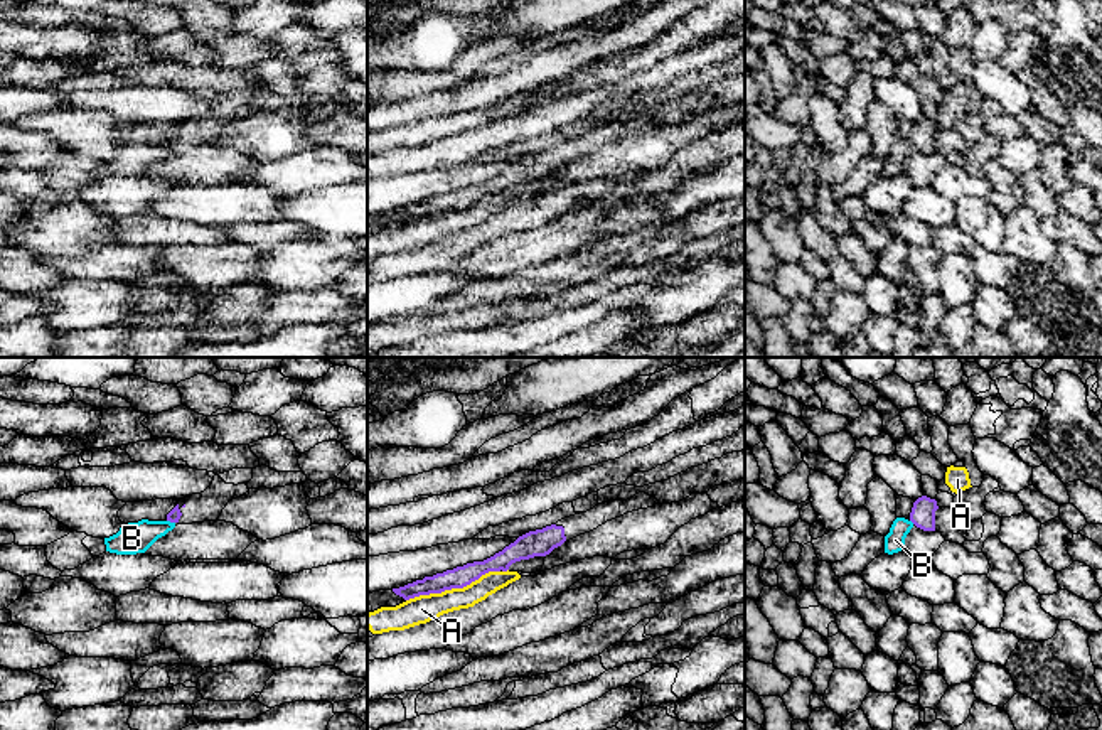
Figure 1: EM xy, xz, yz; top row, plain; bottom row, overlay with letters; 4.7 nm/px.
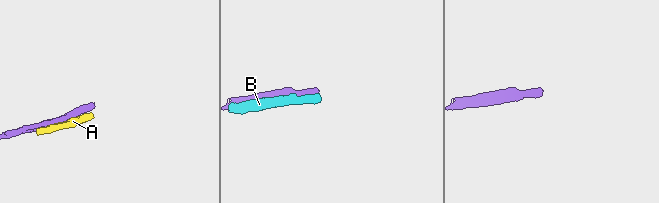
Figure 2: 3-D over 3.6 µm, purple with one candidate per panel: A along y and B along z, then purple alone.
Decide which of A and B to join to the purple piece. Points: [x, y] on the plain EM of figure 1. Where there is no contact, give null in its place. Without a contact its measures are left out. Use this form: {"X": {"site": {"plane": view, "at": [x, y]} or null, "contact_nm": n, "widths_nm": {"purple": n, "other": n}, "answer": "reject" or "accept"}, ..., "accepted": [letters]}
{"A": {"site": {"plane": "xz", "at": [452, 209]}, "contact_nm": 480, "widths_nm": {"purple": 100, "other": 130}, "answer": "reject"}, "B": {"site": {"plane": "xy", "at": [171, 144]}, "contact_nm": 40, "widths_nm": {"purple": 60, "other": 150}, "answer": "reject"}, "accepted": []}

